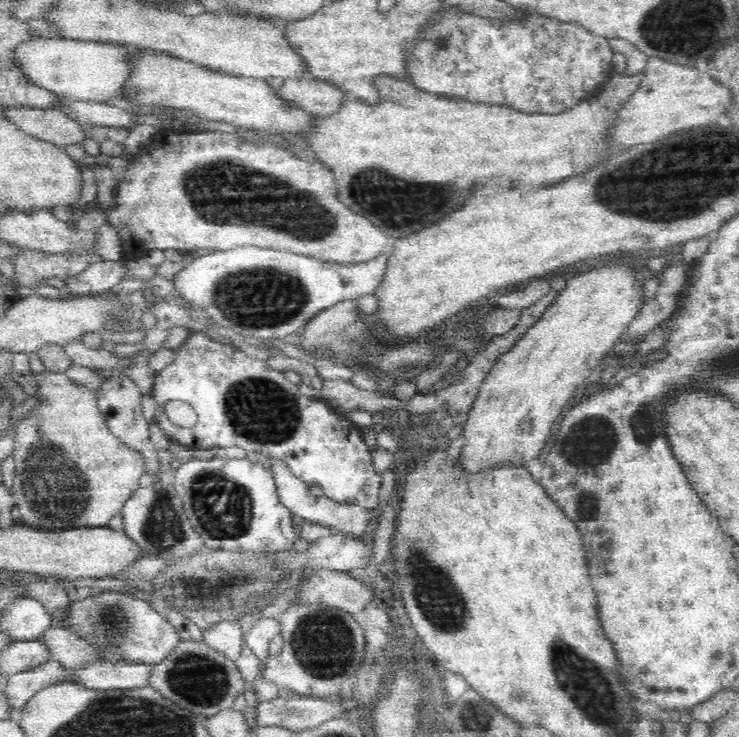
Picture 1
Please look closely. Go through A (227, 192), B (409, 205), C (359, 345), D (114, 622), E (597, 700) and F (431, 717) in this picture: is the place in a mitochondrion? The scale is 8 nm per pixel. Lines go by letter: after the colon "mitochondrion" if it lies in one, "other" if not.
A: mitochondrion
B: mitochondrion
C: mitochondrion
D: mitochondrion
E: mitochondrion
F: other

